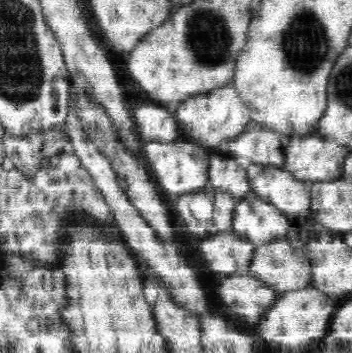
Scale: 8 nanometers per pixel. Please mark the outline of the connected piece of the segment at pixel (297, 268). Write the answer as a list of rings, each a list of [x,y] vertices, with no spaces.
[[[282,238],[255,248],[250,272],[278,294],[312,286],[309,260]]]

